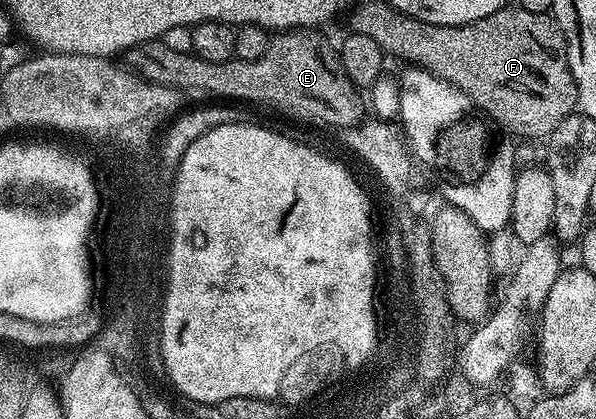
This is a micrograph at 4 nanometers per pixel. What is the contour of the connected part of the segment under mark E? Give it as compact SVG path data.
M294 29L278 34L270 42L264 57L250 63L236 57L228 63L203 61L194 54L167 49L164 41L137 43L124 52L123 59L124 66L142 79L175 87L181 93L194 87L197 91L218 95L221 101L273 103L340 129L347 129L362 118L358 88L344 71L338 48L332 47L313 29Z

